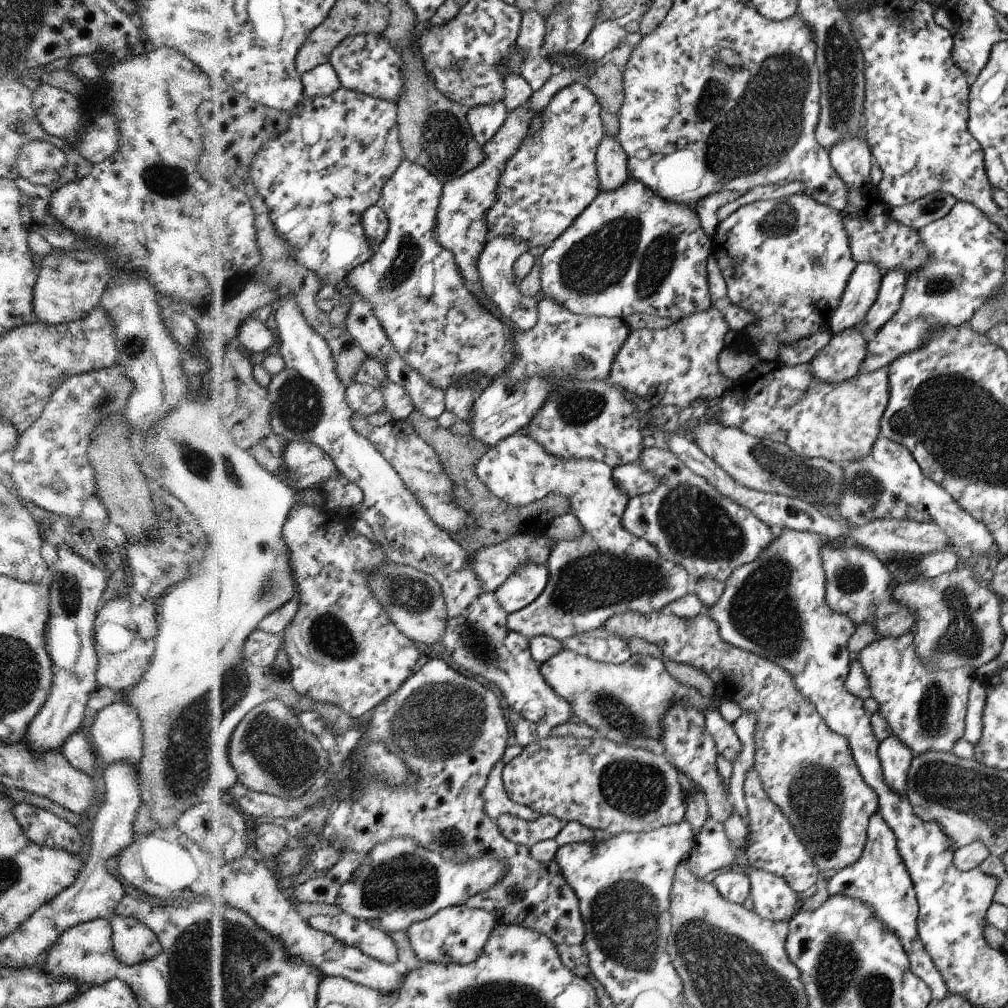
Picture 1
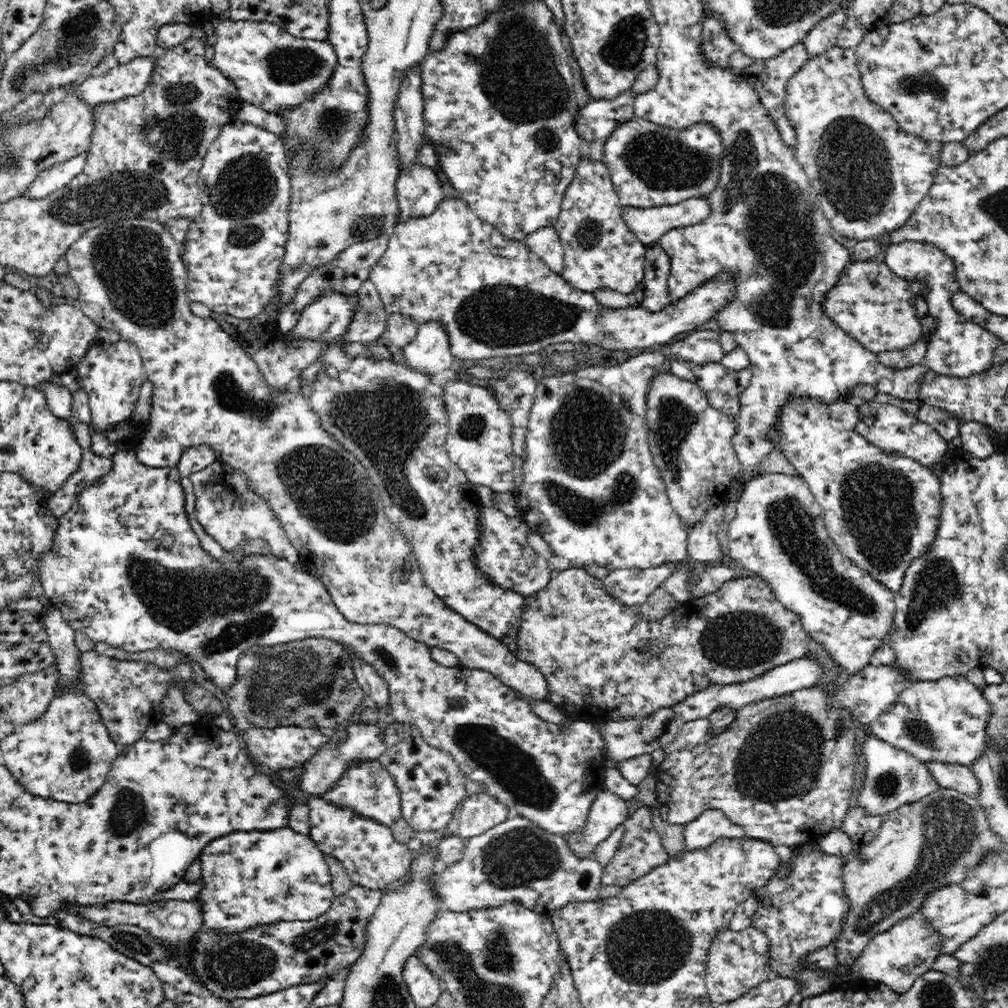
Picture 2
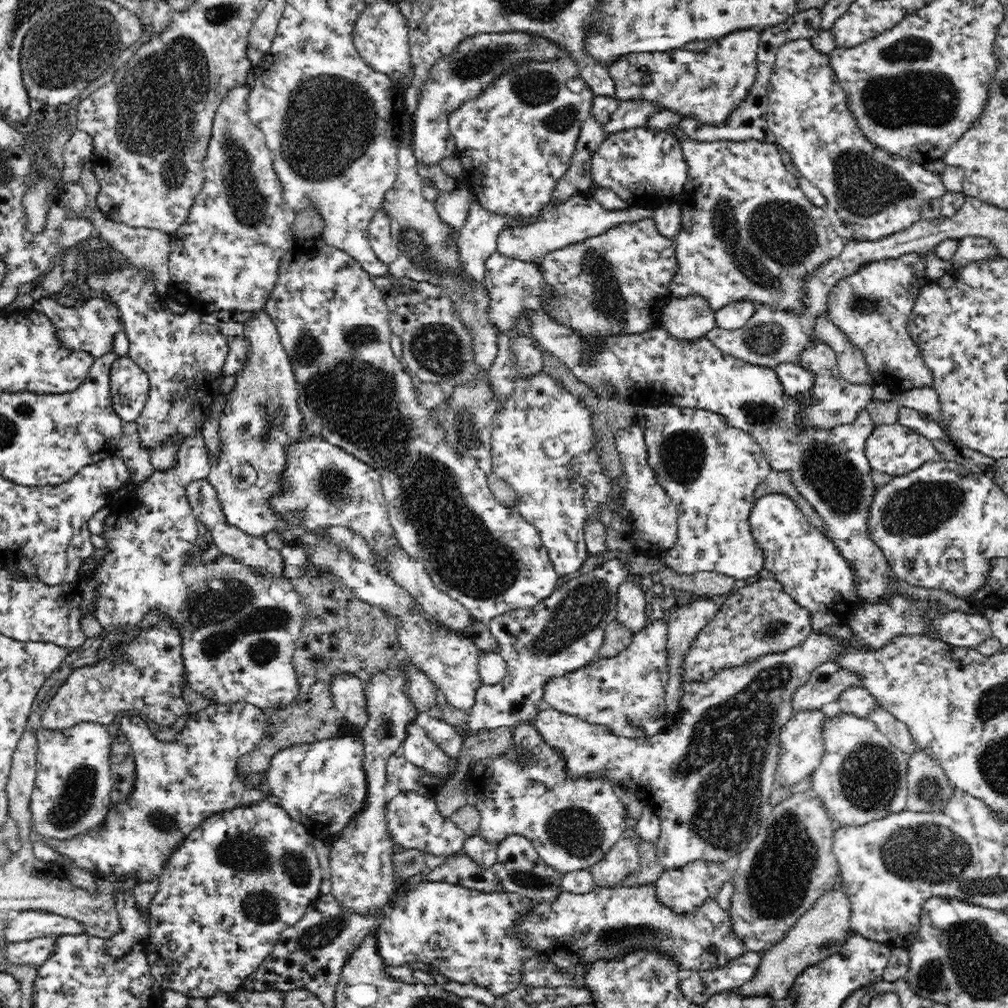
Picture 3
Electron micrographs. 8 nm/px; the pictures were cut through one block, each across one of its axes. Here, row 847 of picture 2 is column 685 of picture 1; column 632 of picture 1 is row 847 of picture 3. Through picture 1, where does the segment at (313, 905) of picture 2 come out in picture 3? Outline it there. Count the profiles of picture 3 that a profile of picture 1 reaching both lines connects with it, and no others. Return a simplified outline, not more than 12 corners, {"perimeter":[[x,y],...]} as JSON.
{"perimeter":[[274,802],[210,815],[158,878],[161,990],[232,994],[321,896]]}

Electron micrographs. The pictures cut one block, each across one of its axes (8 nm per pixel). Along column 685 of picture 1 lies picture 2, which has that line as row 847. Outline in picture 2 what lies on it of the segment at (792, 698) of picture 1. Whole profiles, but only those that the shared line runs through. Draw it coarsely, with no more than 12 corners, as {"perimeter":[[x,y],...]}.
{"perimeter":[[652,806],[624,823],[623,840],[601,884],[628,886],[663,866]]}

